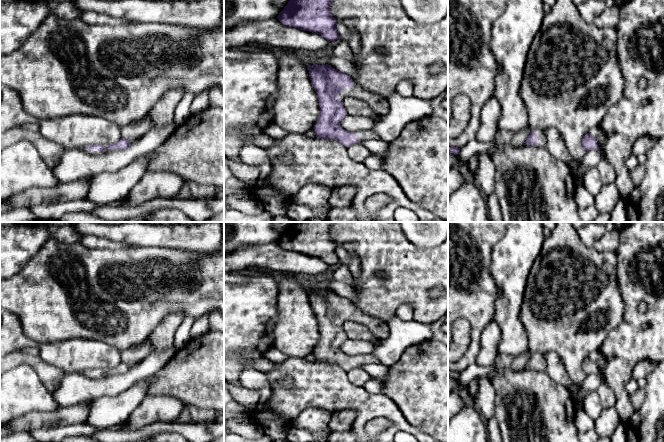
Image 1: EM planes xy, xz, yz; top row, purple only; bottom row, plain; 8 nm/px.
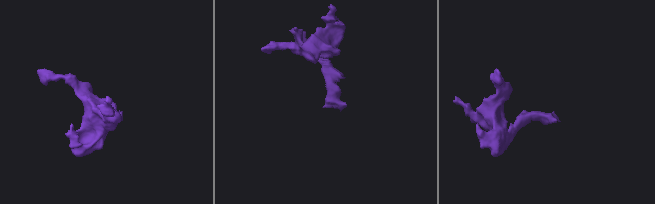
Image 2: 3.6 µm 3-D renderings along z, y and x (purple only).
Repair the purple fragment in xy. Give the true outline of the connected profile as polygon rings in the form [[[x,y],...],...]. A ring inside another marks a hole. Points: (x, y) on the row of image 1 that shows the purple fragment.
[[[121,138],[119,142],[115,144],[110,144],[106,147],[101,146],[101,145],[90,145],[86,148],[83,148],[85,152],[91,153],[93,155],[97,155],[100,153],[103,153],[104,151],[113,151],[113,150],[124,150],[128,147],[130,147],[130,142],[125,140],[124,138]]]

